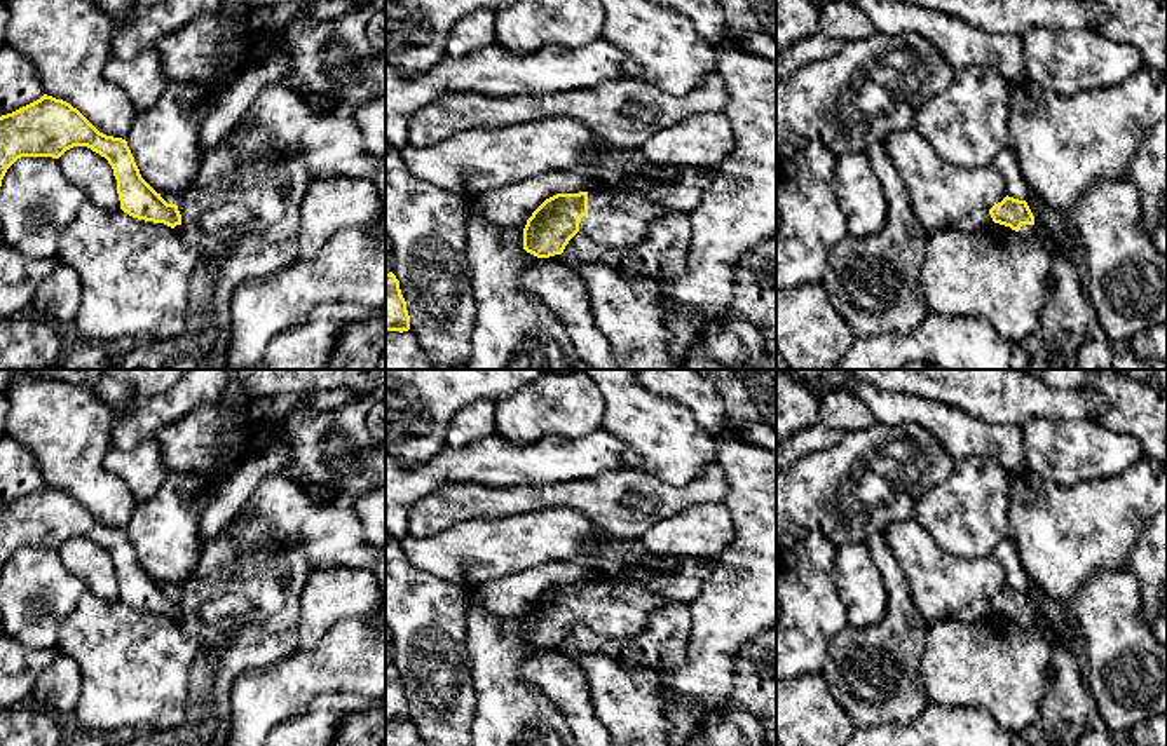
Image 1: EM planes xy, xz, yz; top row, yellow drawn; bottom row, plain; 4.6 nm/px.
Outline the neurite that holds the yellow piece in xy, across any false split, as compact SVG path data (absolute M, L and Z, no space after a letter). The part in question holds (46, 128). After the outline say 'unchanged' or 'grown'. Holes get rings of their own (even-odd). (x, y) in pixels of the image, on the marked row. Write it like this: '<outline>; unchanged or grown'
M47 94L0 117L0 186L7 169L17 159L59 159L73 146L87 146L108 160L124 213L171 228L181 225L178 206L167 204L141 178L126 139L99 132L70 103Z; unchanged

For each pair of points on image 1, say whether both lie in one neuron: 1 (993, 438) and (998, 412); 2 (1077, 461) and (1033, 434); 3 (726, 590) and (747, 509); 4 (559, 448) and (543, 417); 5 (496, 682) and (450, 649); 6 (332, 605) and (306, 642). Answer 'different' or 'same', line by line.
1: different
2: same
3: same
4: different
5: different
6: same

